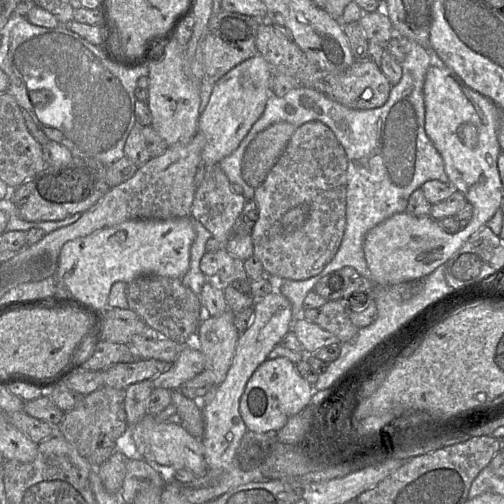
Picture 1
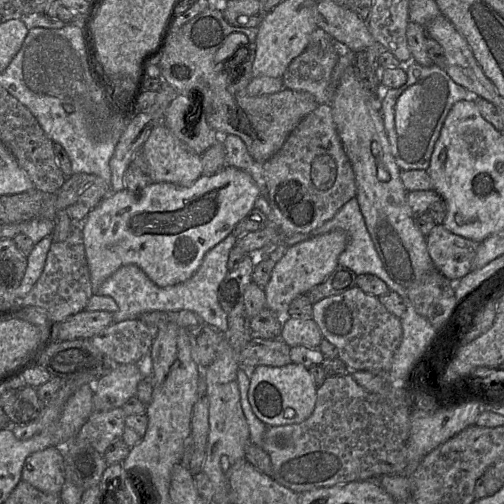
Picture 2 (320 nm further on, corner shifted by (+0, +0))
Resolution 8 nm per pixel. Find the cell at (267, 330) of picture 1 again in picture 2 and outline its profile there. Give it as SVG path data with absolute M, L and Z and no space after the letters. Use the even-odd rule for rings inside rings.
M337 229L288 246L282 258L276 262L271 278L264 287L267 308L284 318L290 303L295 298L324 282L334 271L347 242L347 233L342 229Z

